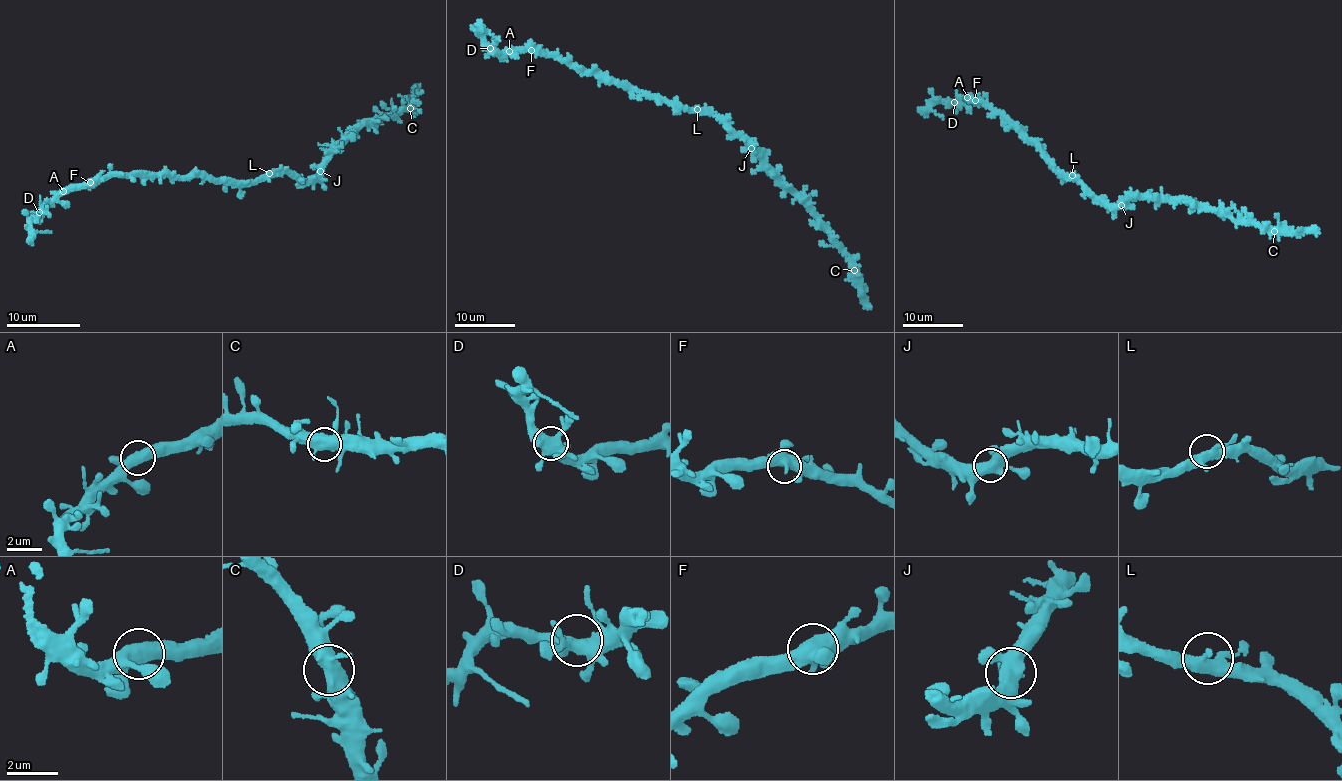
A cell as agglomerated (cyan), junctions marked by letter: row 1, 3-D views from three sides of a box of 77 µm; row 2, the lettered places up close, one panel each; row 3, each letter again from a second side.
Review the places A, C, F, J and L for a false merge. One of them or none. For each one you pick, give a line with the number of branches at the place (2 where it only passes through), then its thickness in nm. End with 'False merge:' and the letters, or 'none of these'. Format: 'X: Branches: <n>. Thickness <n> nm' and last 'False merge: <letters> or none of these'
False merge: none of these

